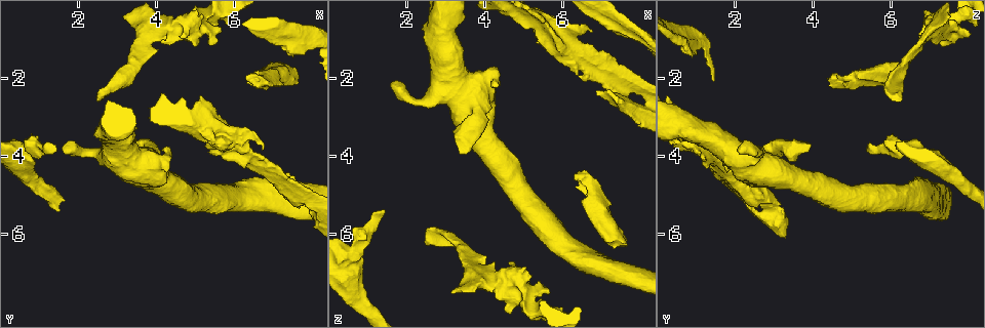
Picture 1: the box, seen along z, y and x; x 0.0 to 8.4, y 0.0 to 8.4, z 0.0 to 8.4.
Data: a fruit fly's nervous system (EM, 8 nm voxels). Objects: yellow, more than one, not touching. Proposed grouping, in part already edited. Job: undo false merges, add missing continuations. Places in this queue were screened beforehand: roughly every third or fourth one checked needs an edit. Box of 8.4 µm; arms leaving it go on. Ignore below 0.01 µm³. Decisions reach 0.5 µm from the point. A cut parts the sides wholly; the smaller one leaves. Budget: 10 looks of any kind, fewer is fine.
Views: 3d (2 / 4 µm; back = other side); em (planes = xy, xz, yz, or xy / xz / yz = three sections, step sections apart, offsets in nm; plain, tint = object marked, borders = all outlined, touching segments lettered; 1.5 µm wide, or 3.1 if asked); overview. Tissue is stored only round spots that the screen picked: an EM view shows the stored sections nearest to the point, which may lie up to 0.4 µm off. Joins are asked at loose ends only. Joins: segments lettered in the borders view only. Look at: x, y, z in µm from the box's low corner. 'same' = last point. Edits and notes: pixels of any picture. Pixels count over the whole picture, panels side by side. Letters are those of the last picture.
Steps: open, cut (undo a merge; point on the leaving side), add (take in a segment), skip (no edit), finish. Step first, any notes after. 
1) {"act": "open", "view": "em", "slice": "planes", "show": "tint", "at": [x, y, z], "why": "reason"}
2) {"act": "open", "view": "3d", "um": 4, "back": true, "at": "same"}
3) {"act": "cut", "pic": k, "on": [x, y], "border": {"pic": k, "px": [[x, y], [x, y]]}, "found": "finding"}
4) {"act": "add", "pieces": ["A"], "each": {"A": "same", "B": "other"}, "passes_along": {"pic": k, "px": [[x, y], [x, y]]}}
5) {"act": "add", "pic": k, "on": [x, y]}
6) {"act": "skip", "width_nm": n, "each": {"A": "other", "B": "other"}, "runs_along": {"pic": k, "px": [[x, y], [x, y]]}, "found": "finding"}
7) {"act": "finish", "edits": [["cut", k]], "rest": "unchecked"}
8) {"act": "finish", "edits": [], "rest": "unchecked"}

{"act": "open", "view": "em", "slice": "planes", "show": "borders", "at": [1.45, 3.70, 5.40], "why": "an open end"}

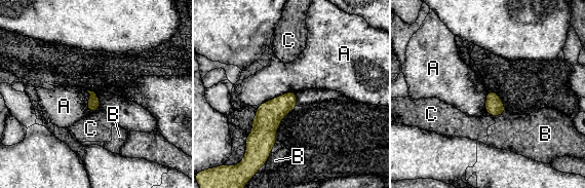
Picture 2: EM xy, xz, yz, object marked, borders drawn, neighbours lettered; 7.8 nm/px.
{"act": "skip", "longest_contact_nm": ["A", 300], "each": {"A": "other", "B": "other", "C": "other"}, "border": {"pic": 2, "px": [[295, 91], [282, 94], [259, 105]]}, "found": "none of them fits"}

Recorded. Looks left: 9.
{"act": "open", "view": "3d", "um": 4, "at": [1.60, 3.85, 2.10], "why": "free end"}

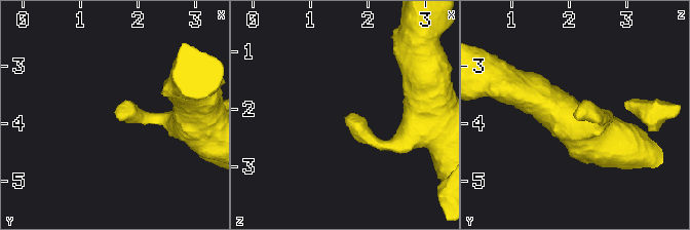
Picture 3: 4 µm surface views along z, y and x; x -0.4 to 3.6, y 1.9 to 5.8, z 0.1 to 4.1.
{"act": "open", "view": "em", "slice": "planes", "show": "borders", "at": [1.60, 3.85, 2.10], "why": "now the EM"}

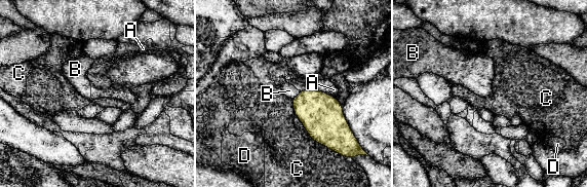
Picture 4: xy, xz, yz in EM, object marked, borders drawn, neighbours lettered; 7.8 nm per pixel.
{"act": "skip", "each": {"A": "other", "B": "other", "C": "other", "D": "other"}, "border": {"pic": 4, "px": [[291, 99], [307, 133], [333, 151]]}, "found": "no lettered segment goes on from it"}

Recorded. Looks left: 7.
{"act": "open", "view": "em", "slice": "planes", "show": "plain", "at": [7.55, 0.90, 0.50], "why": "touches itself"}

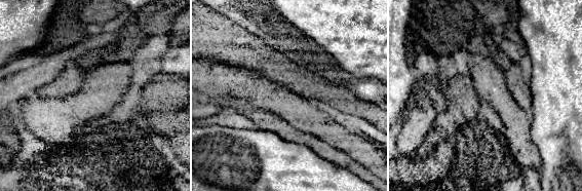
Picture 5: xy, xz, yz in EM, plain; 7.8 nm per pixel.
{"act": "open", "view": "em", "slice": "planes", "show": "tint", "at": "same", "why": "with the object marked"}

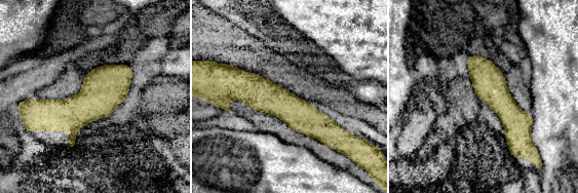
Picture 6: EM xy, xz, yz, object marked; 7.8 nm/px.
{"act": "open", "view": "em", "slice": "planes", "show": "borders", "at": "same"}

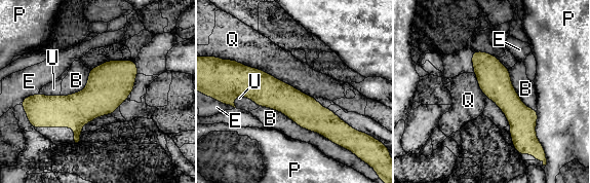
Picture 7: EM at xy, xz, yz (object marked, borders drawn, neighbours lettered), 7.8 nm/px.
{"act": "skip", "each": {"B": "other", "E": "other", "P": "other", "Q": "other", "U": "other"}, "found": "continuous, no second neuron"}

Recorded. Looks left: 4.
{"act": "open", "view": "3d", "um": 2, "at": [6.60, 4.35, 2.05], "why": "an open end"}

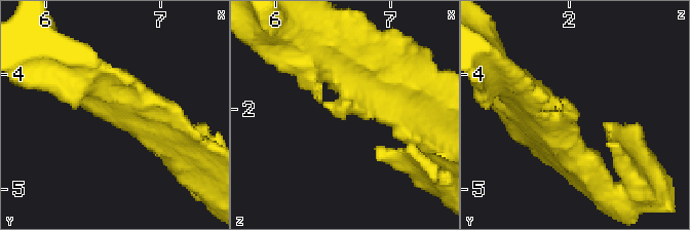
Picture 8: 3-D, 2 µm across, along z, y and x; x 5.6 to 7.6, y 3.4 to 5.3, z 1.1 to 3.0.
{"act": "open", "view": "em", "slice": "planes", "show": "borders", "at": [6.54, 4.34, 2.10], "why": "now the EM"}

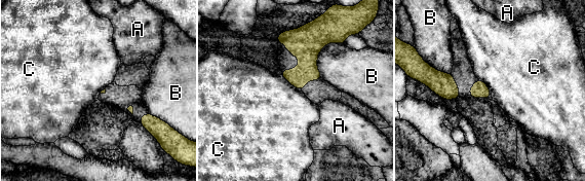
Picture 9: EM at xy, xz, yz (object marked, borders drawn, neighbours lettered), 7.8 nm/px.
{"act": "skip", "each": {"A": "other", "B": "other", "C": "other"}, "border": {"pic": 9, "px": [[280, 75], [301, 91]]}, "found": "none of them fits"}

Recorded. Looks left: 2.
{"act": "finish", "edits": [], "rest": "unchecked"}

